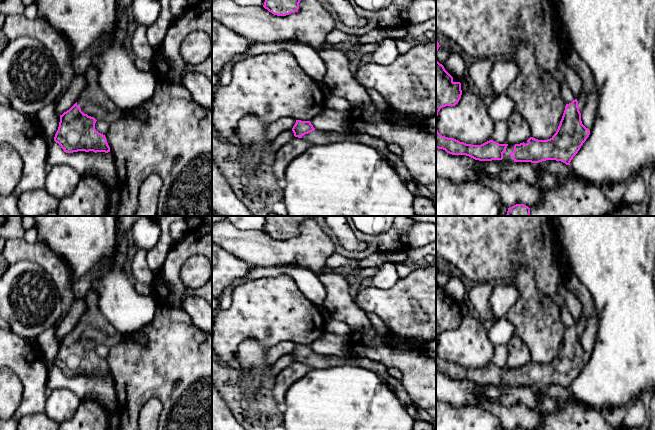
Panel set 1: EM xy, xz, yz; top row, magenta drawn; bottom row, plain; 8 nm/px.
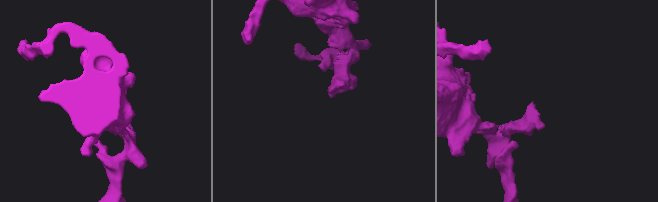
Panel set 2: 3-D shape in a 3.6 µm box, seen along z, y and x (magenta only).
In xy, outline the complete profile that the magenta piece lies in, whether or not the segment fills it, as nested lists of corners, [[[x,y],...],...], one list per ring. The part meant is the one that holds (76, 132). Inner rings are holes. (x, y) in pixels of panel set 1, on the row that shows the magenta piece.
[[[92,64],[85,73],[86,88],[78,101],[60,115],[54,141],[66,153],[78,151],[110,152],[105,135],[95,129],[97,120],[110,124],[121,119],[126,110],[116,106],[98,85],[98,69]]]

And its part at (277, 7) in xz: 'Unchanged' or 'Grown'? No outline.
Unchanged

